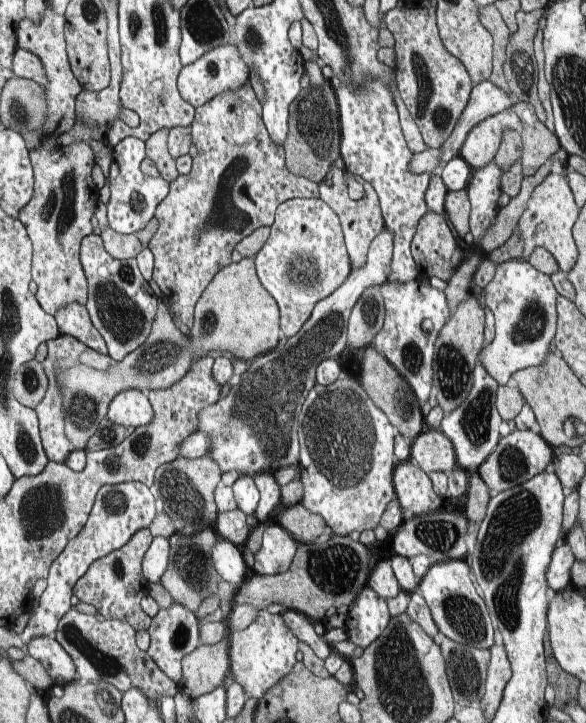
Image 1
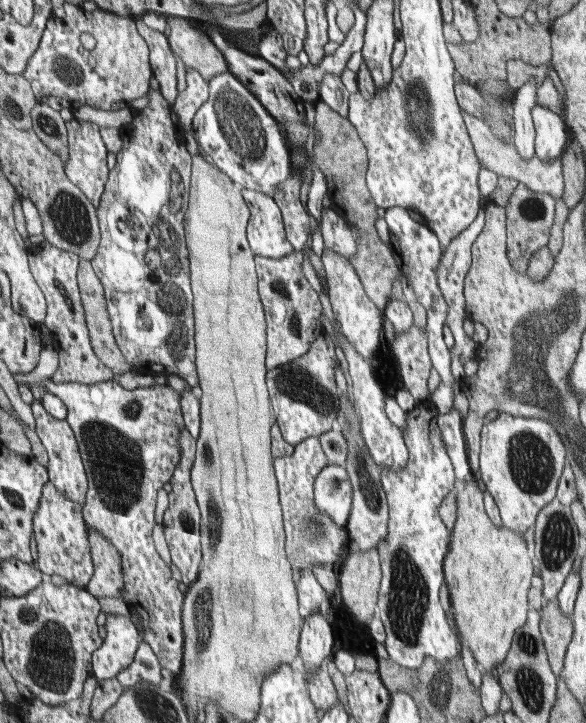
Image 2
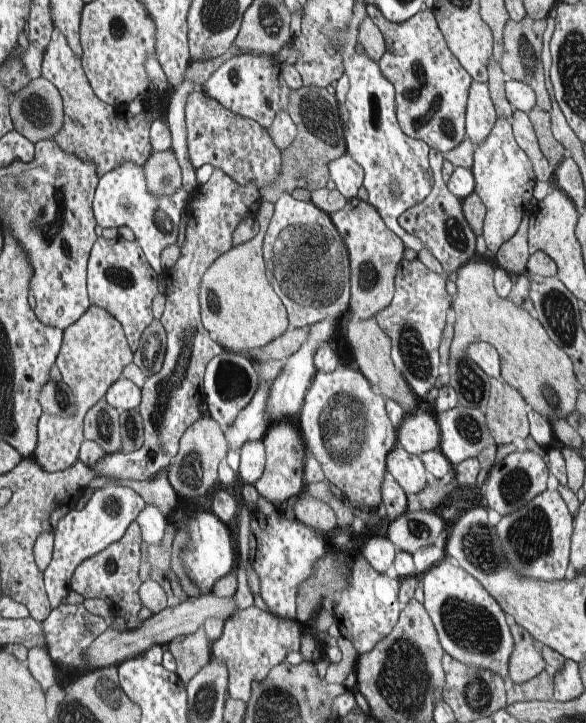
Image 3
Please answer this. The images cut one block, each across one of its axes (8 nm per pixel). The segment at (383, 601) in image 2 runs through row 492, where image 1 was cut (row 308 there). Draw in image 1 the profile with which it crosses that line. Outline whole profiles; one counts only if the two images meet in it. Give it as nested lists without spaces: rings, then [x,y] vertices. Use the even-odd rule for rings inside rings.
[[[423,277],[399,283],[381,285],[384,294],[386,317],[384,328],[375,338],[374,346],[397,368],[410,383],[413,391],[422,402],[430,396],[432,386],[432,362],[436,360],[436,342],[439,334],[451,316],[442,290],[423,281]]]

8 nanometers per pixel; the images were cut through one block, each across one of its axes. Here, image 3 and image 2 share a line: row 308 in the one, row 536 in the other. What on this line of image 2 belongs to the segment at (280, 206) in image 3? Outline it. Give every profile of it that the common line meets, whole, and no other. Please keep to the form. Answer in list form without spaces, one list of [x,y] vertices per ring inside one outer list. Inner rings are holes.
[[[318,436],[303,440],[295,446],[291,456],[278,457],[274,464],[281,489],[282,508],[285,509],[285,523],[288,525],[290,562],[294,564],[296,574],[302,569],[313,569],[317,564],[338,568],[338,564],[344,564],[352,550],[350,533],[346,528],[330,520],[317,507],[314,487],[316,478],[328,466],[329,458]]]

